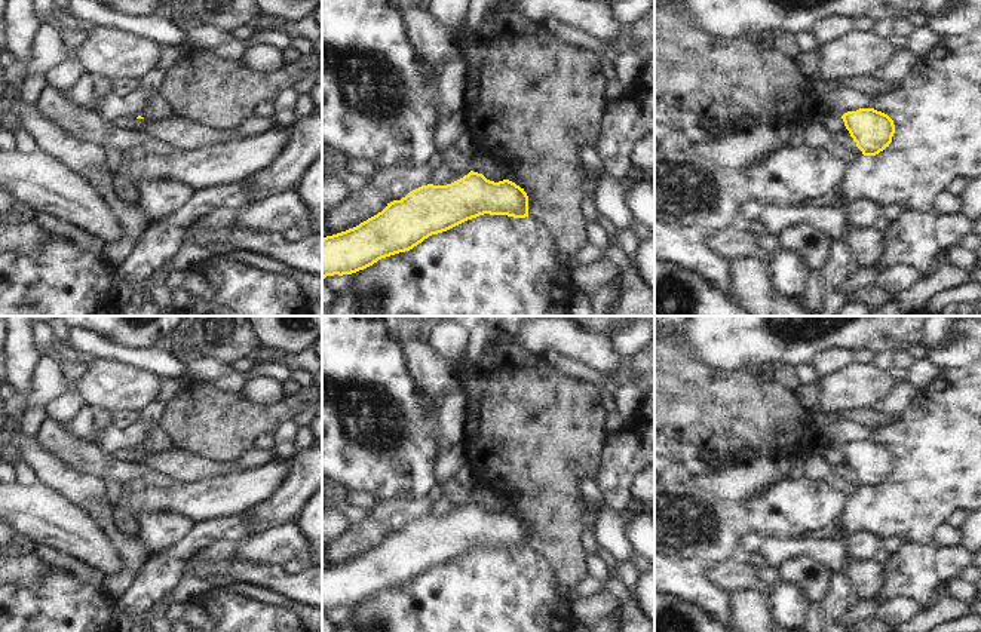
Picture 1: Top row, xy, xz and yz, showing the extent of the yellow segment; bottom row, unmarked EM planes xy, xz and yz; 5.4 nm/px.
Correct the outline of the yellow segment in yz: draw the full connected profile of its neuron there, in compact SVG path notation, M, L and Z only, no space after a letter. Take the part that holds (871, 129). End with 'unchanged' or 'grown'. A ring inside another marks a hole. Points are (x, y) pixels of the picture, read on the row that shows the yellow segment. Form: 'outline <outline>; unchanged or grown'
outline M859 108L841 116L846 129L864 156L876 156L892 142L893 120L874 108Z; unchanged

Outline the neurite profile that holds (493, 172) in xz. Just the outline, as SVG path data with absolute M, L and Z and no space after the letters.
M476 150L475 153L472 171L482 174L490 181L503 181L503 172L499 166L499 162L493 156L482 153L481 150Z

